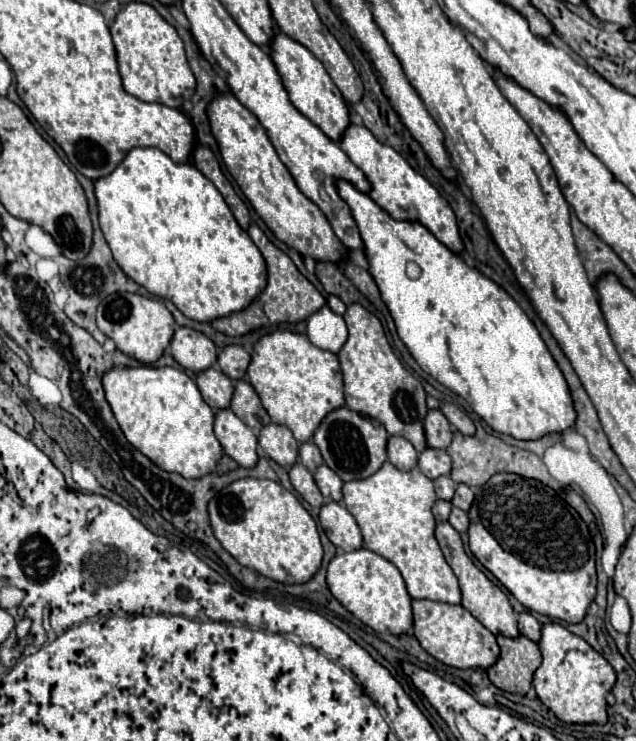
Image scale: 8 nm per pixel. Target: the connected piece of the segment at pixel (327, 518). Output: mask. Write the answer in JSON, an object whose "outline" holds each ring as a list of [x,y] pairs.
{"outline":[[[328,502],[320,508],[320,524],[328,536],[328,540],[350,552],[350,550],[358,550],[362,546],[362,534],[360,534],[360,528],[354,520],[354,516],[344,508],[340,506],[338,502]]]}

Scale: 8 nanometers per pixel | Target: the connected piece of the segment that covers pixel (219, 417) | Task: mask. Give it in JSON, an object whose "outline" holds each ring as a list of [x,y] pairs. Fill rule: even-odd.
{"outline":[[[230,408],[216,412],[214,434],[222,444],[224,452],[240,466],[252,468],[256,464],[258,460],[256,434]]]}

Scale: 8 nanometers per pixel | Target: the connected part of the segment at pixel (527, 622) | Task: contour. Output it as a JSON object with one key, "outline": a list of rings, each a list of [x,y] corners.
{"outline":[[[522,612],[518,614],[518,630],[522,636],[538,642],[540,640],[540,622],[530,614],[530,612]]]}

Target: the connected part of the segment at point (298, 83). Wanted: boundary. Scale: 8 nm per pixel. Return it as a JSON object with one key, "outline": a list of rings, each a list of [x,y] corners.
{"outline":[[[276,34],[274,36],[270,56],[272,56],[272,60],[274,60],[276,68],[278,68],[278,74],[280,74],[282,82],[284,82],[284,88],[288,90],[290,102],[310,122],[314,122],[330,140],[340,142],[344,130],[350,126],[350,112],[348,112],[346,100],[342,98],[340,90],[336,88],[336,84],[328,76],[322,62],[310,50],[306,50],[302,44],[294,42],[286,34]]]}

